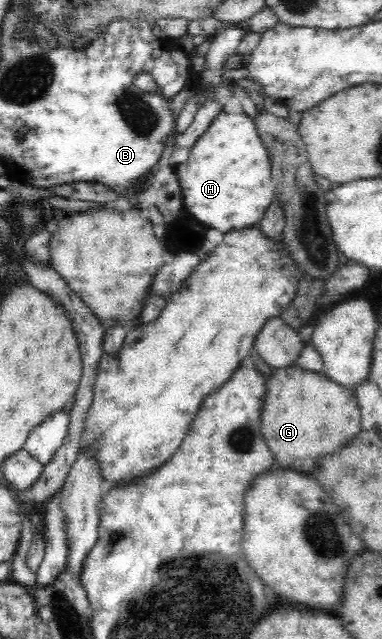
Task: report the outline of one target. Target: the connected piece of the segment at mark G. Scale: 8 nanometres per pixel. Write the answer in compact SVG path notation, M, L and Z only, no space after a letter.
M295 364L273 370L273 375L267 379L260 419L260 432L273 453L276 466L299 474L312 474L313 468L316 468L316 461L321 459L321 456L333 455L343 450L361 430L361 413L354 392L329 381L325 373L308 372Z

